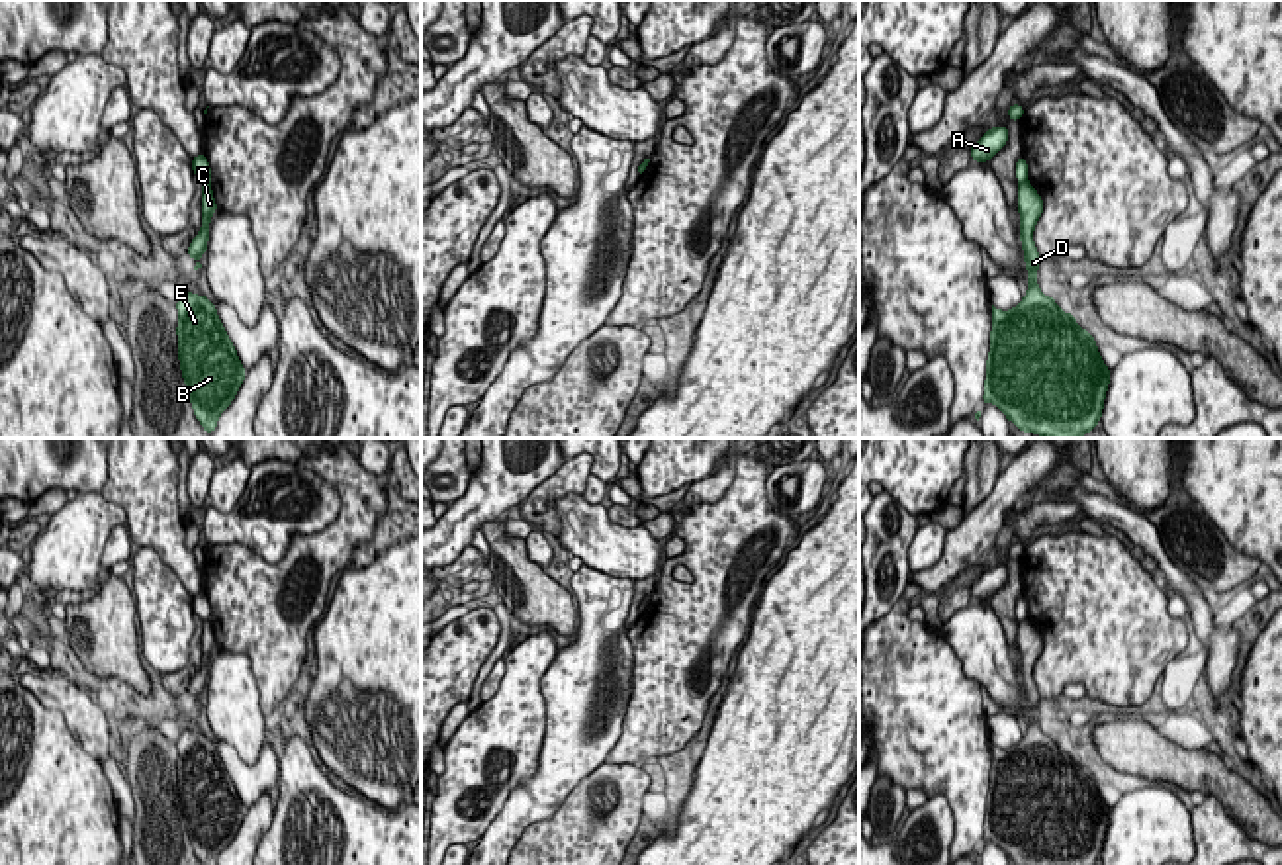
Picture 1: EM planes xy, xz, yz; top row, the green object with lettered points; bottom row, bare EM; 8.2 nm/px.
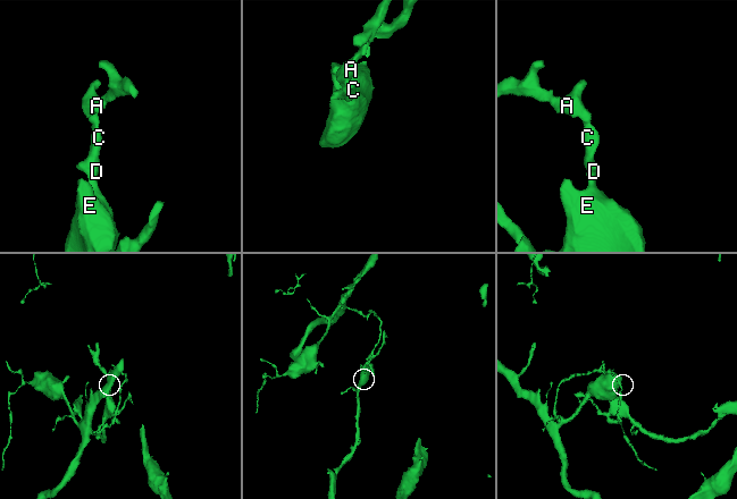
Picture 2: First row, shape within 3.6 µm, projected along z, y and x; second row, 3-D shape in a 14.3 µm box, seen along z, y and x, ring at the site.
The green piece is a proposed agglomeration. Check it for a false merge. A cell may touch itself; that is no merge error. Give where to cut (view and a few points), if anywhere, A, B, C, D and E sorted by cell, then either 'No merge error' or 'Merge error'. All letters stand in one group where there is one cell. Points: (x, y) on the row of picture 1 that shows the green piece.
Split along yz (1026, 181), (1020, 184). Groups: A / B C D E. Merge error

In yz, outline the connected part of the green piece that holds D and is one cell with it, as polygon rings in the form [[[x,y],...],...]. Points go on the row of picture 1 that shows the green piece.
[[[1030,182],[1018,186],[1018,213],[1028,292],[1010,311],[992,305],[983,403],[994,403],[1022,432],[1082,438],[1100,423],[1110,368],[1090,331],[1039,290],[1033,229],[1043,200]]]

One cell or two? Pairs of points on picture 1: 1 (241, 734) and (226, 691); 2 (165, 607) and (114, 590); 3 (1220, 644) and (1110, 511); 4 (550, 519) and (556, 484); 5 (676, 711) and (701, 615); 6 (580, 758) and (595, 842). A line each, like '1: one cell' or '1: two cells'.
1: one cell
2: two cells
3: one cell
4: one cell
5: one cell
6: two cells

